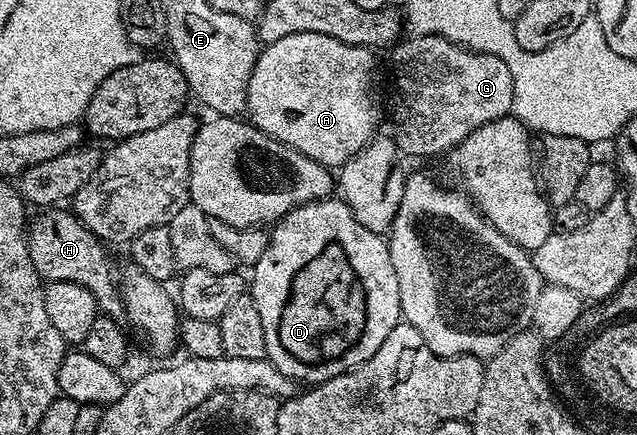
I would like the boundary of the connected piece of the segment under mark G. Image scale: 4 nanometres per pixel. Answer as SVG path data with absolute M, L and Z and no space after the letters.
M418 34L409 39L395 43L390 50L400 89L400 94L392 98L392 126L401 155L443 155L482 124L512 114L514 80L510 68L498 56L480 54L437 34Z

